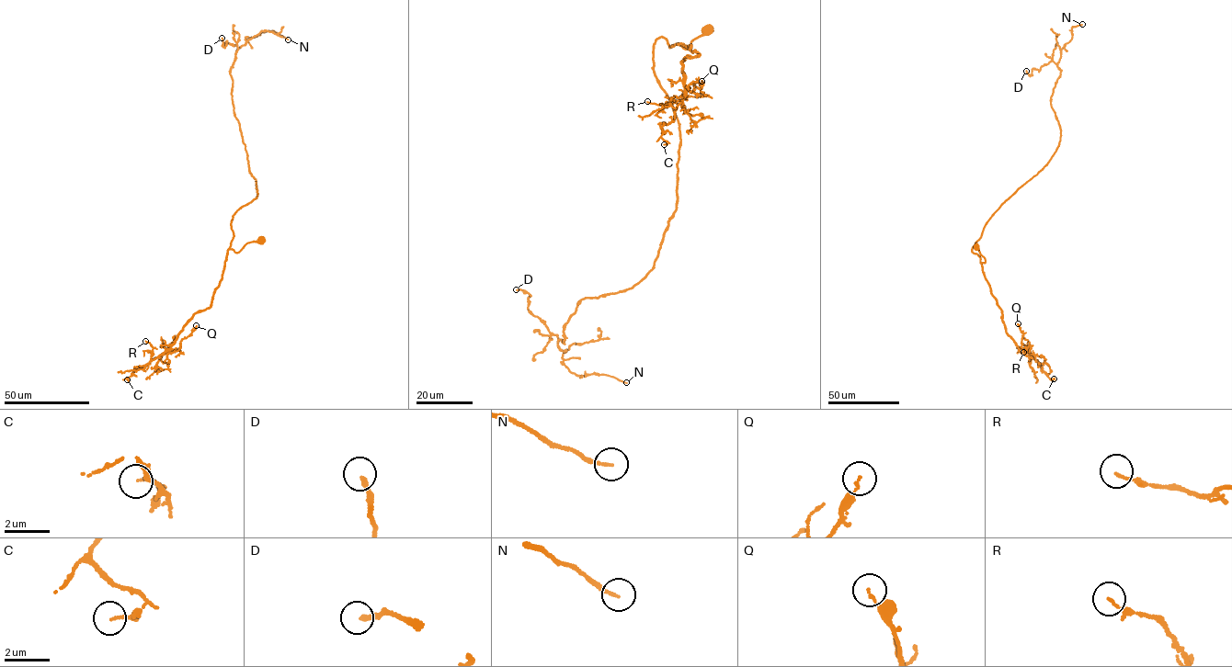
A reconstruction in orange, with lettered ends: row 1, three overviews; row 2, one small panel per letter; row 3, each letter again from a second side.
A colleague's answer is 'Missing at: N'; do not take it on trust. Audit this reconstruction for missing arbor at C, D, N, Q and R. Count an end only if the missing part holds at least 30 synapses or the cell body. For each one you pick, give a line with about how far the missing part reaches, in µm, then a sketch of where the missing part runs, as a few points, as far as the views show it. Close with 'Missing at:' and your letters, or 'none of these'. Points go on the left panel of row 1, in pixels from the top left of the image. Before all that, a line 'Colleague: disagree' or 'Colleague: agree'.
Colleague: agree
N: Missing length about 35 µm. Course of what is missing: (288, 39), (309, 43), (313, 61), (311, 71)
Missing at: N

